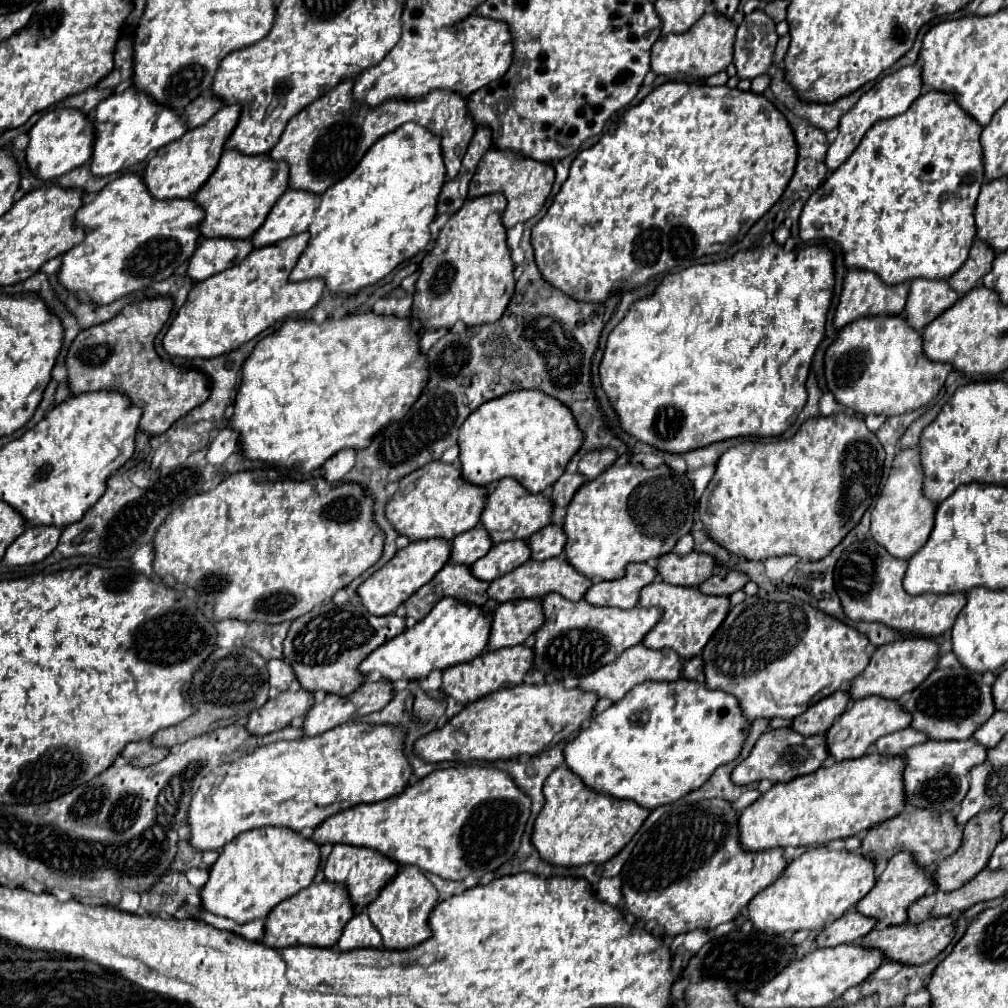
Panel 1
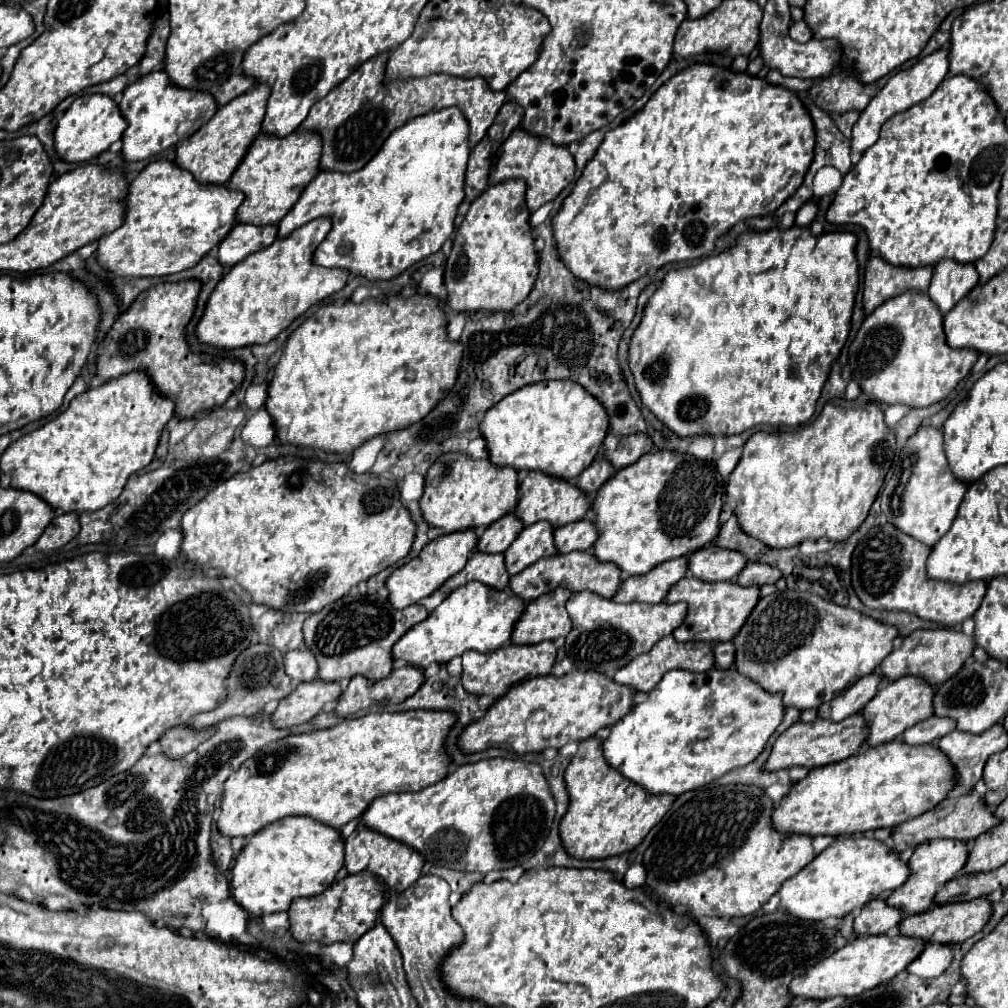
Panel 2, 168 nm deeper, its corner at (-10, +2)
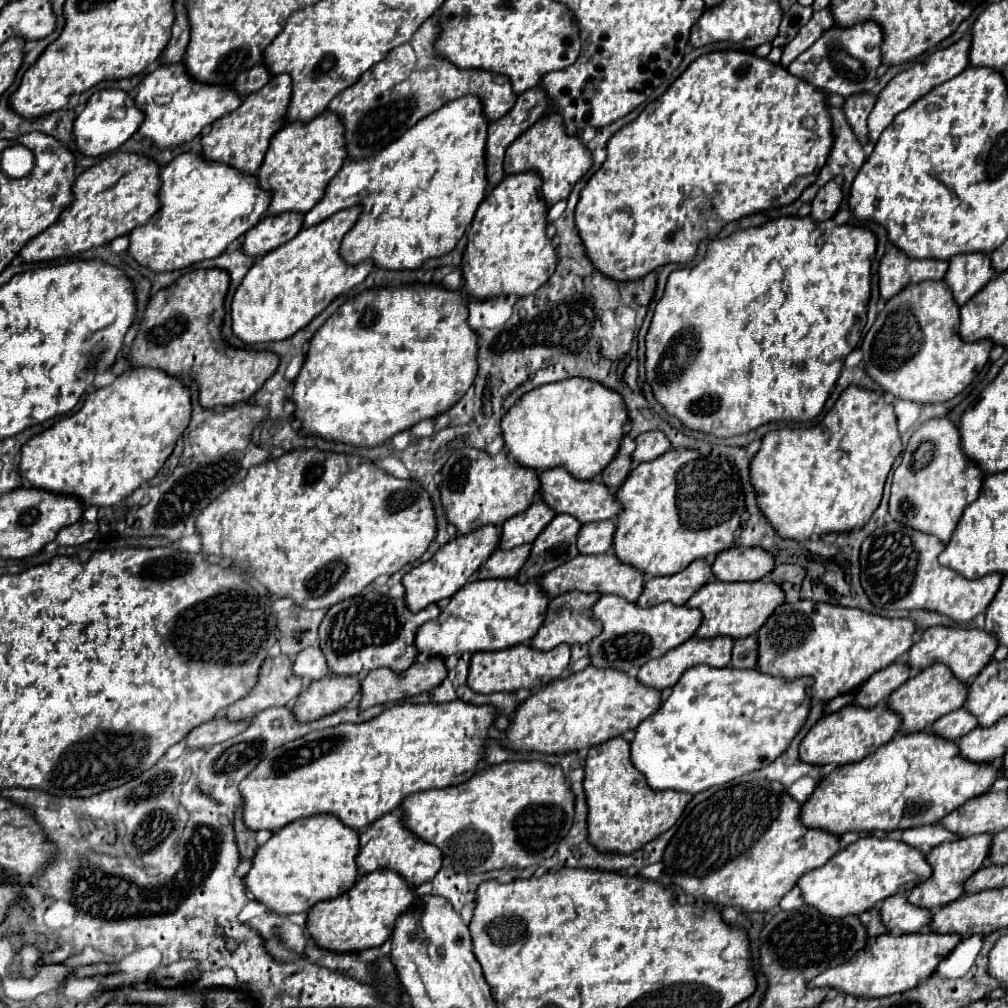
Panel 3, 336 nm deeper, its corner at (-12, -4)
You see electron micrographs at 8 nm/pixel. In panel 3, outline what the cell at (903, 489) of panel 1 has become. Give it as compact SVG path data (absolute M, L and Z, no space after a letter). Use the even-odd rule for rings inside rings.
M932 418L924 422L910 438L902 462L894 472L890 516L926 534L934 534L948 544L964 508L978 498L984 472L974 464L960 446L958 426L948 418Z

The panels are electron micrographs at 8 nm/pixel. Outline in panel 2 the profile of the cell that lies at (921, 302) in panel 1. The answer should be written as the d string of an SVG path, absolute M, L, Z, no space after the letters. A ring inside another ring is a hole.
M942 260L934 266L928 296L938 306L942 314L950 312L974 286L978 284L978 272L974 264L954 264L952 260Z

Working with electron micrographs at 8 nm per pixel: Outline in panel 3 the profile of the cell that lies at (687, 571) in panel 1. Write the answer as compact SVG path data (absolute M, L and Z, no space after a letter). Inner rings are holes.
M732 546L718 554L712 564L712 572L722 582L746 582L762 580L774 570L774 558L768 550Z

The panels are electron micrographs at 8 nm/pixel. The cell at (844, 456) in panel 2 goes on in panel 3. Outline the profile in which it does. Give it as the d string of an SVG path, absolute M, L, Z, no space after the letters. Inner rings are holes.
M848 386L822 422L810 428L774 430L764 436L762 448L752 458L750 466L752 484L758 492L758 506L782 536L794 540L808 540L814 534L862 528L880 504L888 472L900 452L902 440L892 402L874 390Z

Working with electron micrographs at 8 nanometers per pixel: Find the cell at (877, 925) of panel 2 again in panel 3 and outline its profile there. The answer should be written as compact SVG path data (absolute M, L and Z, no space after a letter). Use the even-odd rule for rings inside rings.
M896 894L886 898L880 912L882 912L882 922L894 934L920 932L932 920L932 912L928 908L910 904L908 894Z

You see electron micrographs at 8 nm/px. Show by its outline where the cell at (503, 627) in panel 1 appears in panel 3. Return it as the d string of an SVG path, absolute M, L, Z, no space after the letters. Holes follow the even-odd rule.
M574 590L574 592L566 592L558 598L554 598L548 606L548 614L546 614L542 628L532 638L532 646L536 650L552 650L558 644L570 644L570 646L572 644L588 644L602 630L600 620L594 618L594 614L592 614L592 606L598 602L600 596L602 594L586 594L586 592Z

